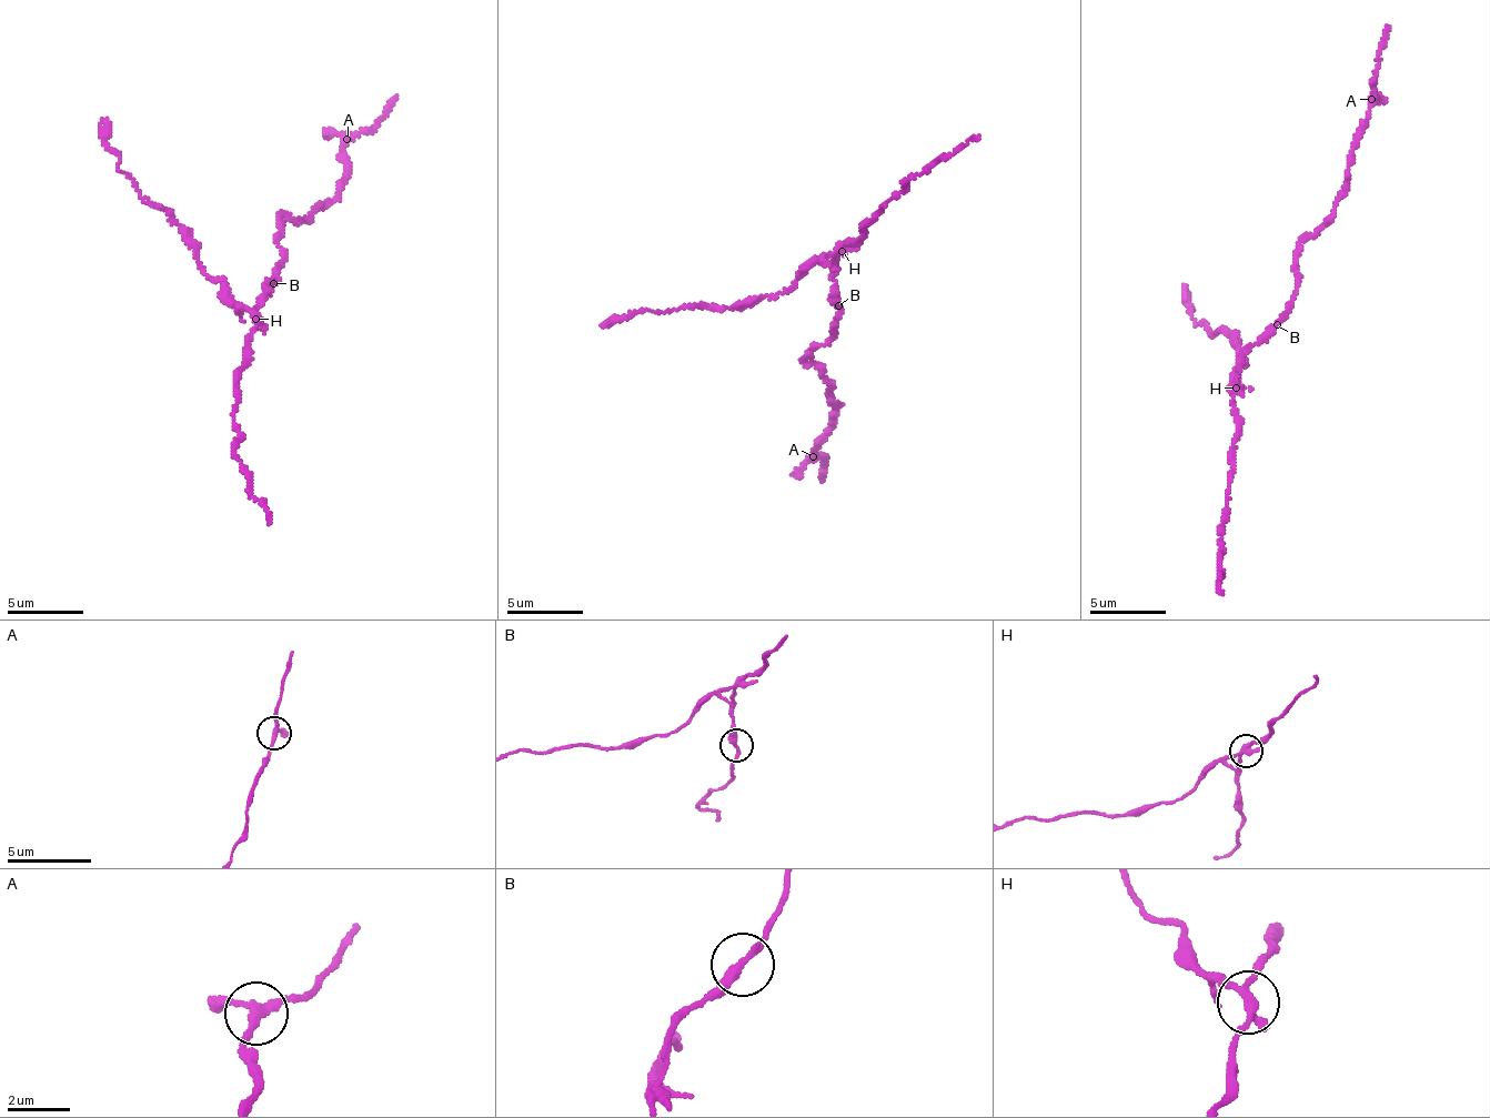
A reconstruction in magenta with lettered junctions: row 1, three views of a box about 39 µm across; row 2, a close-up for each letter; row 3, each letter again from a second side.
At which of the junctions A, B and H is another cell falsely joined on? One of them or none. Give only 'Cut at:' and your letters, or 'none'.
Cut at: H

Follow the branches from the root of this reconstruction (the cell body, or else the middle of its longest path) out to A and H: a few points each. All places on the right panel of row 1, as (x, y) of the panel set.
A: (1277, 321), (1287, 314), (1297, 286), (1297, 250), (1332, 214), (1371, 99)
H: (1277, 321), (1271, 332), (1245, 354), (1237, 388)

